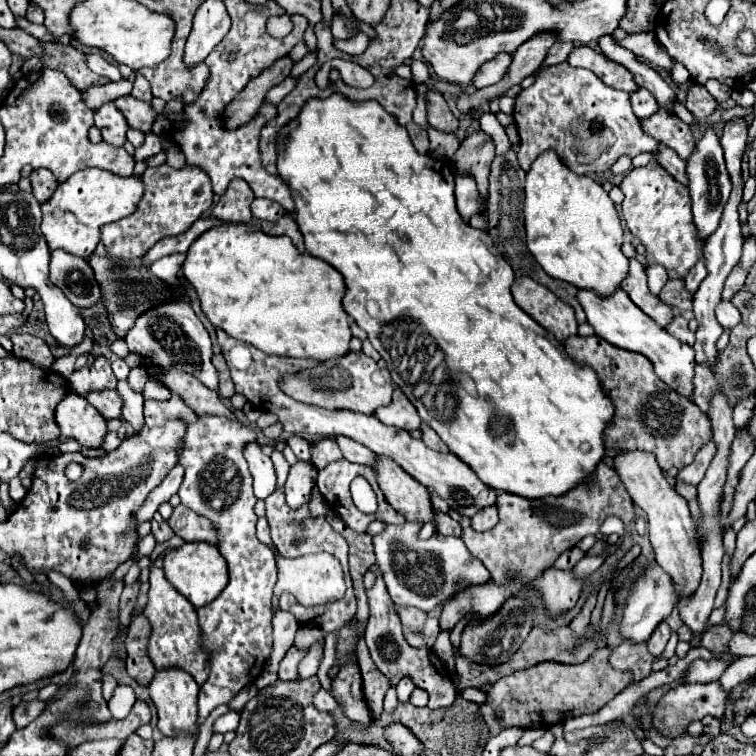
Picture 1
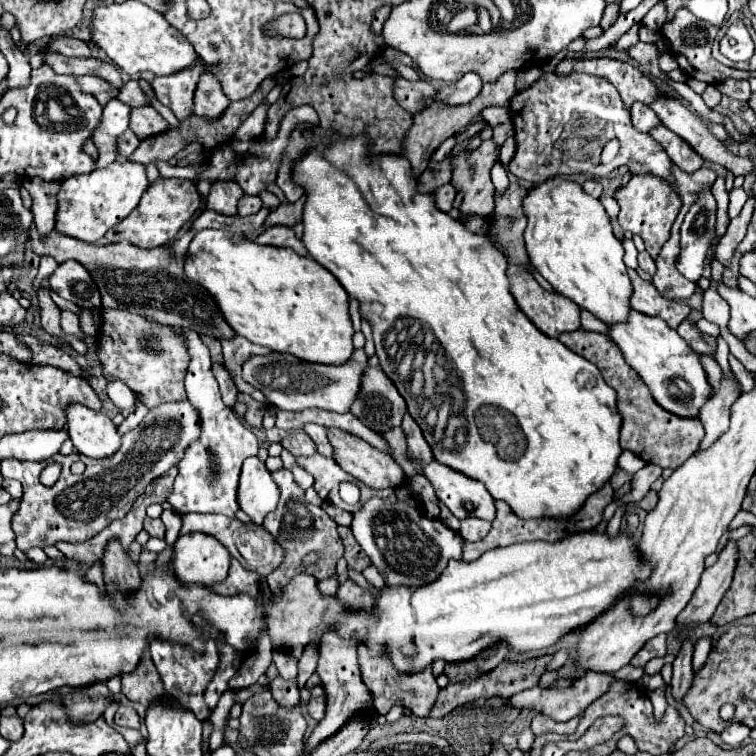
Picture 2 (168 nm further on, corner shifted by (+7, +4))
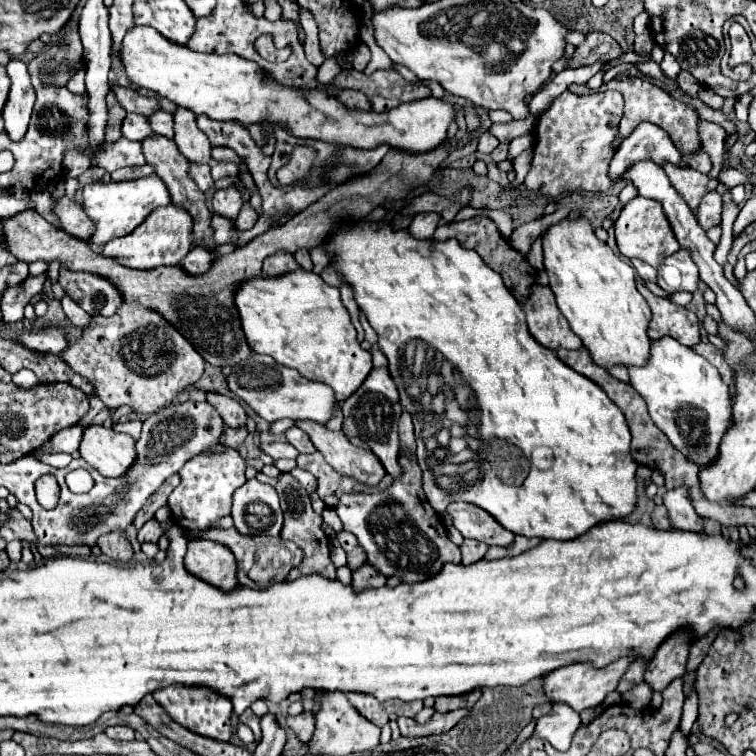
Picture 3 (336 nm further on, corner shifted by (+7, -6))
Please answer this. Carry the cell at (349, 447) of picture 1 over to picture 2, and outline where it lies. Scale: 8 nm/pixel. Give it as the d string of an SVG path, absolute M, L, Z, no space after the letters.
M307 425L305 427L305 433L315 441L315 445L317 445L317 451L321 453L321 455L325 455L325 457L333 457L333 445L329 443L329 437L327 437L327 429L323 427L323 425Z

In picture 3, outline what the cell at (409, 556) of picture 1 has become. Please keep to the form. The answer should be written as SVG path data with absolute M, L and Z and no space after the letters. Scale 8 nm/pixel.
M413 453L399 455L403 469L401 477L379 493L353 493L341 495L335 511L343 521L343 529L353 533L373 563L383 575L397 575L405 583L417 583L437 575L443 563L461 563L461 551L447 537L445 525L425 499L421 487L421 469Z

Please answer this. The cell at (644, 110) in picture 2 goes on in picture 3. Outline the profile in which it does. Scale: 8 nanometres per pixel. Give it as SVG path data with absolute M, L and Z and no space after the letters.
M641 123L641 127L637 127L621 143L619 151L613 155L609 177L613 179L613 183L617 183L623 179L627 169L631 169L635 163L645 161L645 159L657 163L659 167L663 167L665 163L671 163L677 167L689 167L683 161L681 153L673 147L673 141L669 139L669 135L661 131L661 127L653 123Z

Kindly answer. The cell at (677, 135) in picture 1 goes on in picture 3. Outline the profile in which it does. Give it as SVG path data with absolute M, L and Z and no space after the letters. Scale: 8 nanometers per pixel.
M665 167L665 173L667 173L671 185L687 201L687 205L691 207L691 211L695 215L697 215L697 207L699 207L703 195L717 187L717 179L711 179L709 175L703 175L703 173L693 171L693 169Z

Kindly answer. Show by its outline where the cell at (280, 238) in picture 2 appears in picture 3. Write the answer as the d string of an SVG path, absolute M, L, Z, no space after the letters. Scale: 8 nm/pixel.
M279 253L279 255L273 255L273 257L265 259L261 275L263 275L263 277L279 277L279 275L285 275L285 273L295 271L297 267L299 267L299 265L297 265L297 261L295 261L293 255L289 255L289 253Z

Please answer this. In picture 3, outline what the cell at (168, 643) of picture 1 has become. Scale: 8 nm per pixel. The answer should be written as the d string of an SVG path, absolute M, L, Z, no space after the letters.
M165 687L157 693L153 693L153 697L175 723L183 725L185 729L189 729L197 735L229 743L229 739L233 735L233 727L229 723L233 707L231 707L229 699L221 699L221 695L217 695L209 689L203 689L203 687Z

